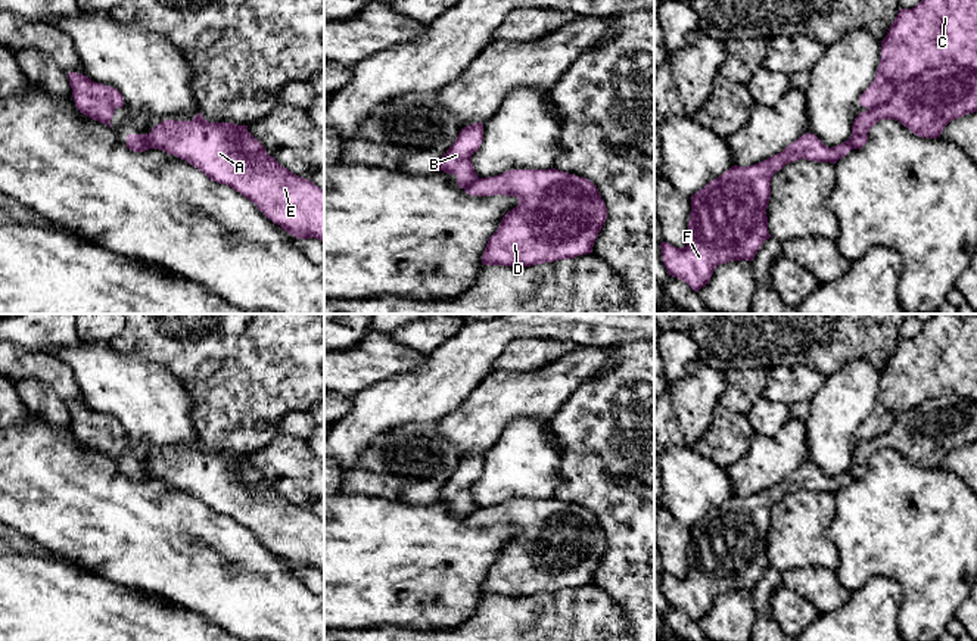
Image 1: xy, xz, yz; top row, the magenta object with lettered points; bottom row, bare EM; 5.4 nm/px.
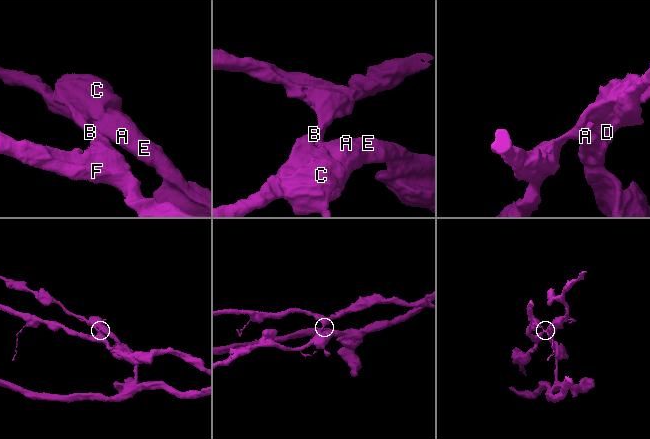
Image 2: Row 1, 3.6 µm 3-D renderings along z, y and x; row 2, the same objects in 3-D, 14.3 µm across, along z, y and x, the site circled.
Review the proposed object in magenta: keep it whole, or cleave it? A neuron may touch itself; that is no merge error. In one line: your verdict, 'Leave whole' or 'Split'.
Split

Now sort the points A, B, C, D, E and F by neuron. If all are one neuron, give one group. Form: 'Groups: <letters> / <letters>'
Groups: A D E / B C F

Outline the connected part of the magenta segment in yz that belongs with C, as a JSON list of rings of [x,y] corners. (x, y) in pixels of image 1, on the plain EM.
[[[936,314],[912,339],[900,339],[881,371],[881,389],[859,433],[872,439],[886,433],[905,411],[942,395],[959,395],[977,402],[977,314]]]

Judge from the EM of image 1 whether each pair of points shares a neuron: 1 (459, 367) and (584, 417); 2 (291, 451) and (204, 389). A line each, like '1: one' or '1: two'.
1: two
2: two

